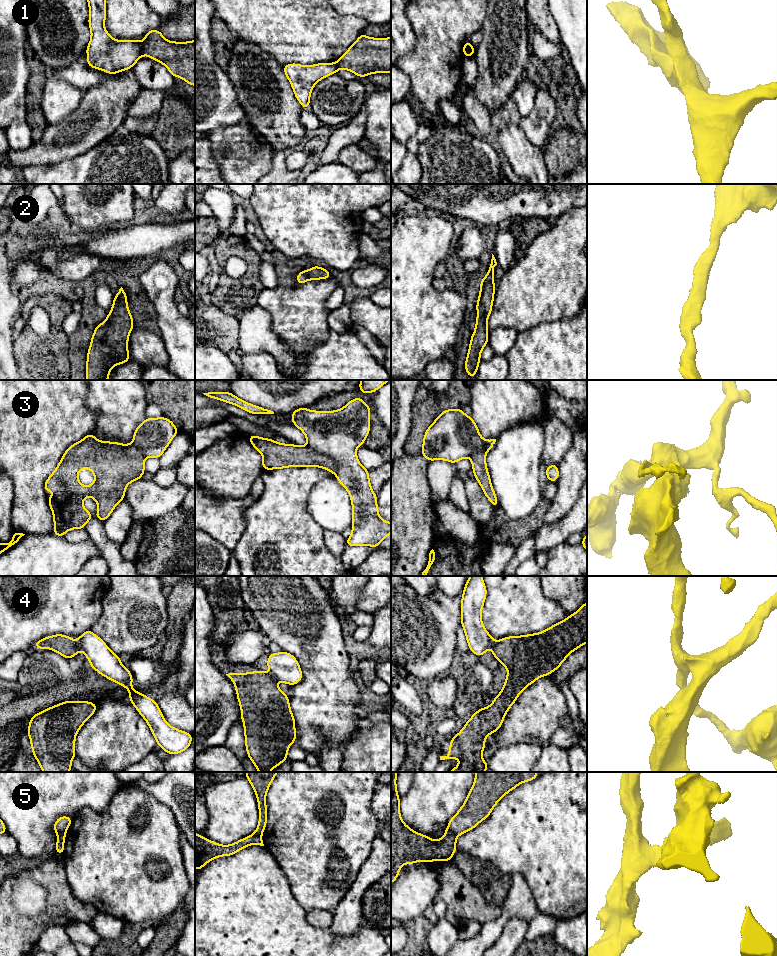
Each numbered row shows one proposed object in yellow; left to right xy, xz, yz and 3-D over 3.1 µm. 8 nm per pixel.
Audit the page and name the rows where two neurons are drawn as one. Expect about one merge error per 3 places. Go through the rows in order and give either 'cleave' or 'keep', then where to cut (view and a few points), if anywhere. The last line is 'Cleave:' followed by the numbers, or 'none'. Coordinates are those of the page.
1: cleave; cut xy (139, 42), (142, 54)
2: keep; cut none
3: cleave; cut xz (307, 445), (314, 450), (328, 455), (335, 463), (336, 473)
4: cleave; cut xy (76, 642), (79, 648)
5: cleave; cut yz (448, 826), (456, 836)
Cleave: 1, 3, 4, 5

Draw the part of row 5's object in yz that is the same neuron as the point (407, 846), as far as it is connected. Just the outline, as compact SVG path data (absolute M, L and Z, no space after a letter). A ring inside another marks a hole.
M391 772L391 884L397 879L403 864L451 861L457 850L456 836L449 827L442 838L432 840L402 821L396 778L397 772Z

